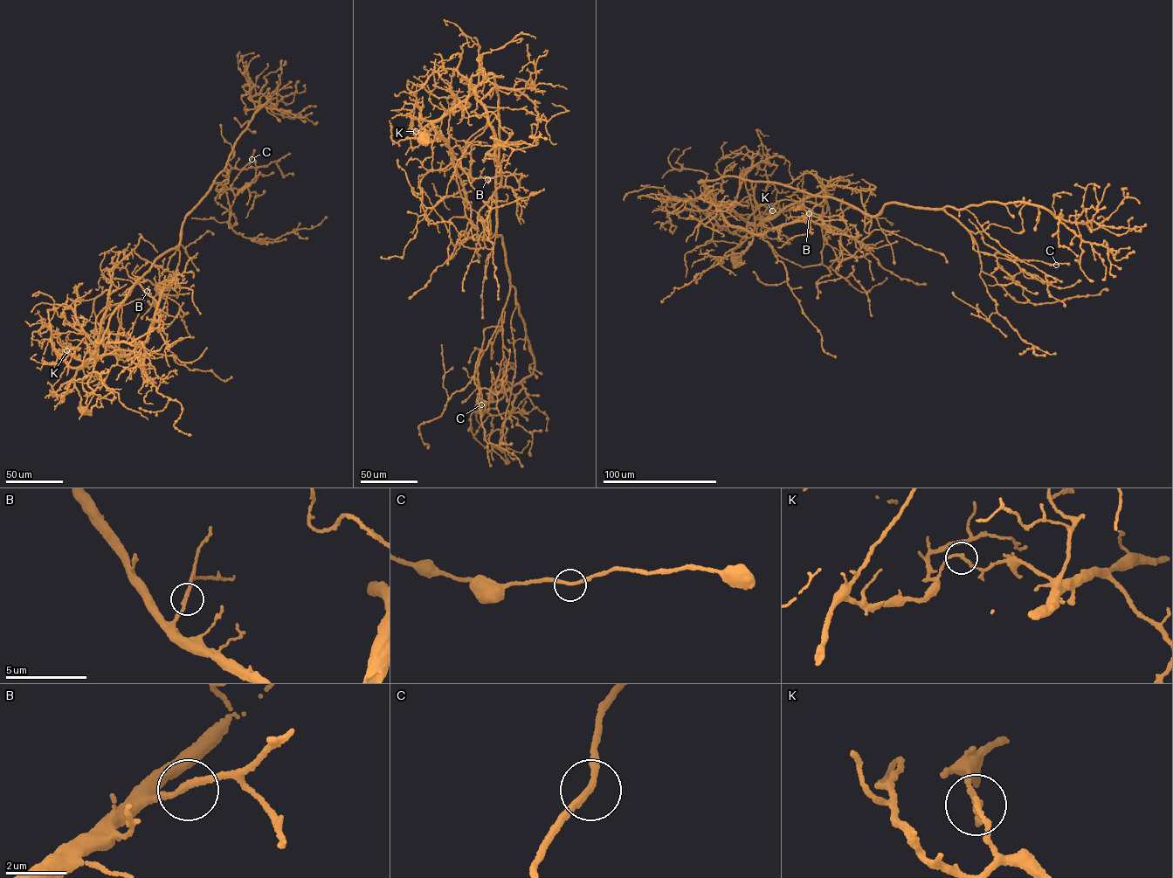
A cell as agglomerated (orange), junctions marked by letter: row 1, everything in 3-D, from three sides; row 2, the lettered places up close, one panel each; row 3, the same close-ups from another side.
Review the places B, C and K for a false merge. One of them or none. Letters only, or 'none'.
K

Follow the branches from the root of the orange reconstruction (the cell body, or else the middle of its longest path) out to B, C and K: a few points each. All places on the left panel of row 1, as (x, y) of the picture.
B: (84, 411), (74, 383), (76, 370), (89, 360), (112, 353), (126, 355), (144, 342), (157, 306), (147, 291)
C: (84, 411), (75, 375), (96, 347), (97, 315), (143, 280), (168, 285), (187, 216), (251, 159)
K: (84, 411), (74, 383), (76, 371), (84, 363), (66, 350)

